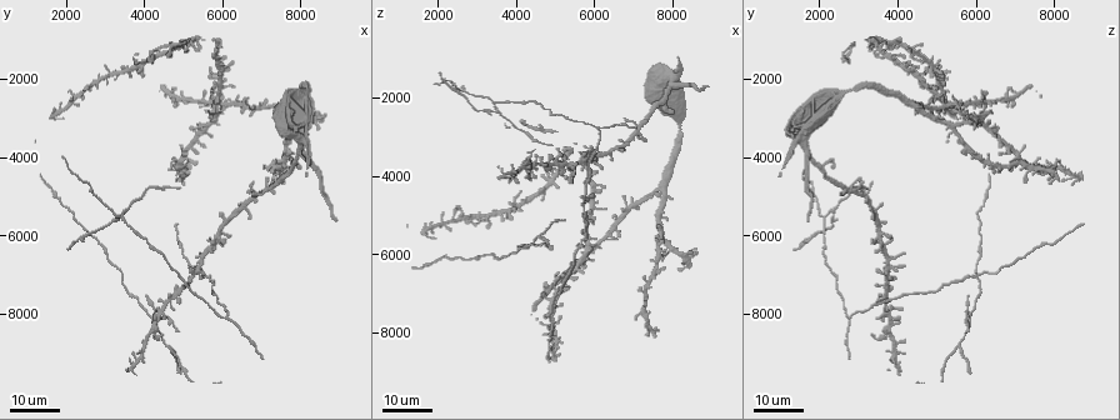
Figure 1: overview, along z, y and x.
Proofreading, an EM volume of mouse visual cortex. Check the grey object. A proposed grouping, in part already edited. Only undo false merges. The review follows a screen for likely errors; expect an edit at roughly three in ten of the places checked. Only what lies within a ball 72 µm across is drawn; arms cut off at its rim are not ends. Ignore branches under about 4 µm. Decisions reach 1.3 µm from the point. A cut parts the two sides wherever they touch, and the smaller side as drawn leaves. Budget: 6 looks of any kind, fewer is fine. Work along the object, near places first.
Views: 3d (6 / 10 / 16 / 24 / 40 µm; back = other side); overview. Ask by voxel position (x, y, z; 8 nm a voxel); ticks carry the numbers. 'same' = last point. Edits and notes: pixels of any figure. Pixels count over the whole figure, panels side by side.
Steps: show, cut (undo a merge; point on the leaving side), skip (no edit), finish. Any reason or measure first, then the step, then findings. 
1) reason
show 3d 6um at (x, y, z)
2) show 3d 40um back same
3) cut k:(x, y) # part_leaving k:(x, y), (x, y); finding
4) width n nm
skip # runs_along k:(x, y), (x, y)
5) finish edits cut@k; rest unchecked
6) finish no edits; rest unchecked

four arms meet
show 3d 16um at (3400, 5400, 2400)

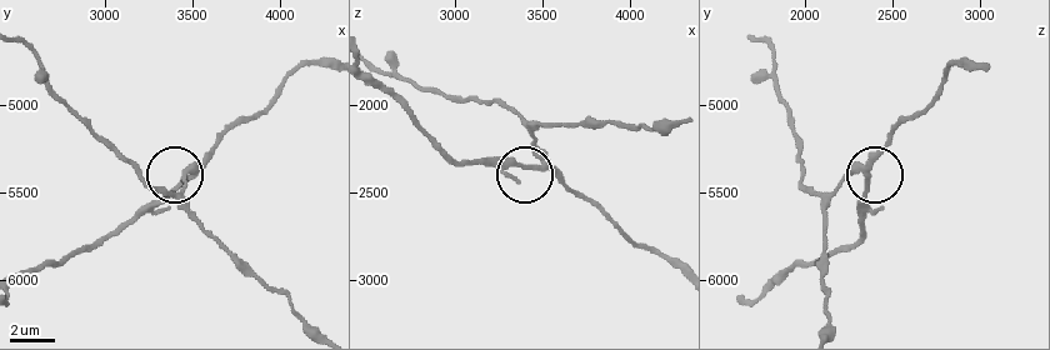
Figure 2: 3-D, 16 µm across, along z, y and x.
show 3d 10um at (3460, 5420, 2360)

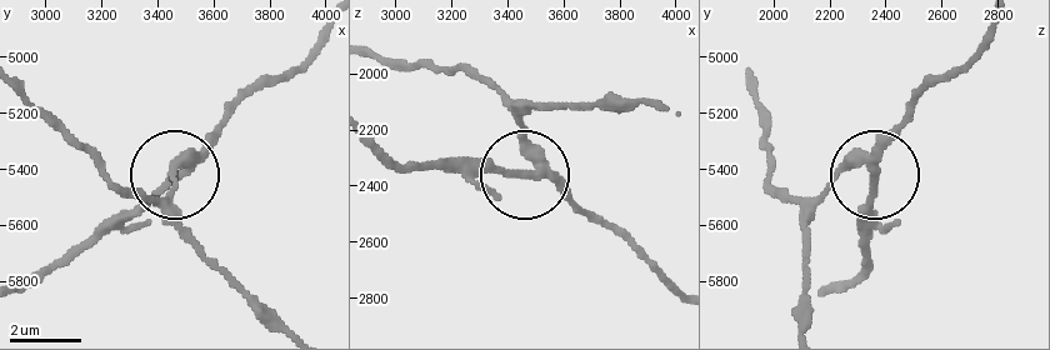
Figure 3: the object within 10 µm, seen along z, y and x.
width 250 nm
cut 3:(503, 176) # part_leaving 3:(539, 174), (406, 165), (371, 138); two cells meet here

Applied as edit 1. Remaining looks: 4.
show overview

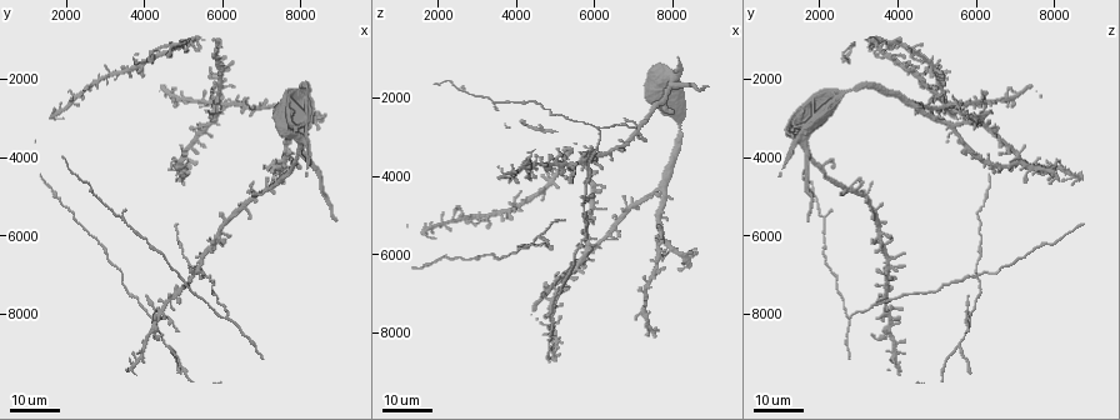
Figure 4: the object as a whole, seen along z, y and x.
sudden change in width
show 3d 16um at (4450, 6400, 2000)

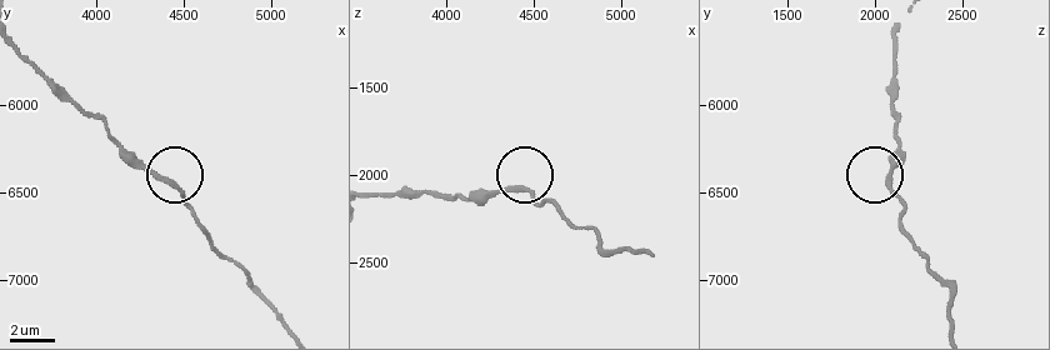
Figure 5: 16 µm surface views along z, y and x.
show 3d 6um at (4400, 6440, 2080)

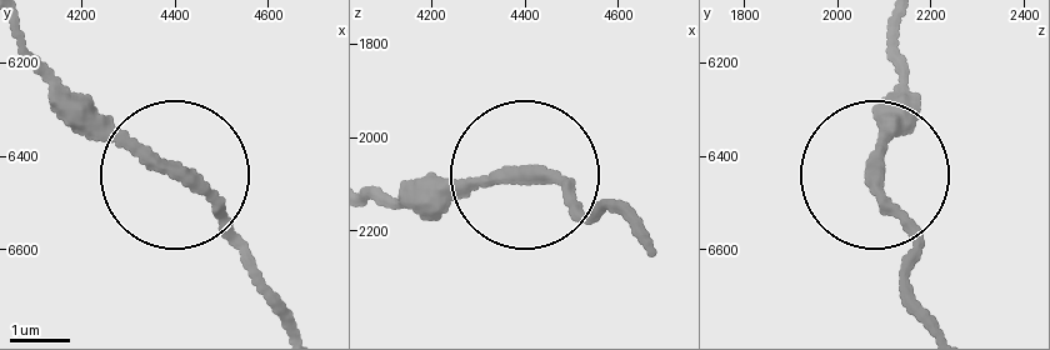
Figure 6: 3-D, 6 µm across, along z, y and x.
skip # runs_along 6:(291, 321), (226, 218), (68, 88); continuous, no second cell

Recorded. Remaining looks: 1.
finish edits cut@3; rest unchecked

